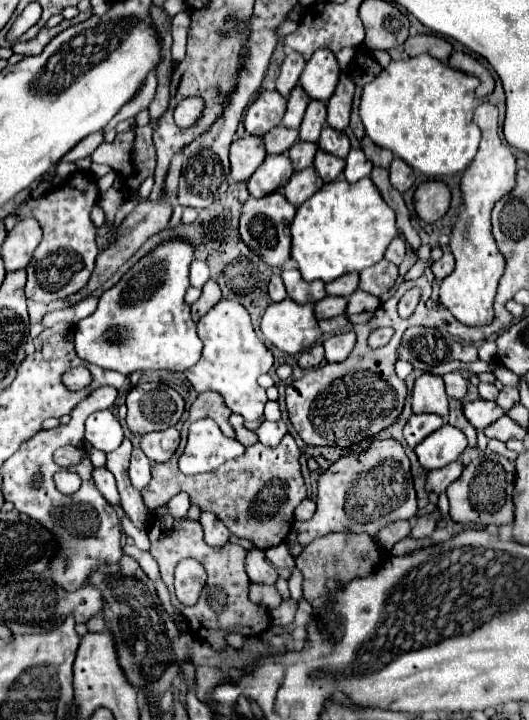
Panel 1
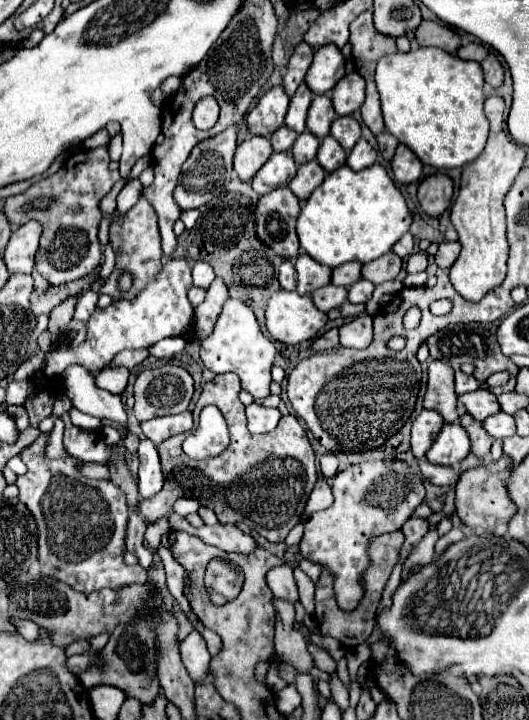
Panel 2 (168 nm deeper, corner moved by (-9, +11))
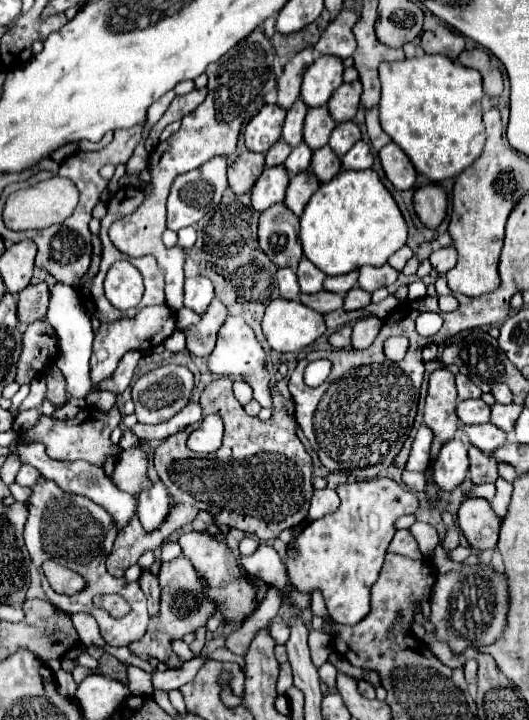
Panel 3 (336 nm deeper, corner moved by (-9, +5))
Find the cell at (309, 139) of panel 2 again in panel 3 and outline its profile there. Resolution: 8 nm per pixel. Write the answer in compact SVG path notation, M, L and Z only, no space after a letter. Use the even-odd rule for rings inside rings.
M301 142L297 148L291 150L291 154L289 154L289 158L285 160L283 166L285 166L291 174L299 174L299 172L303 172L303 170L309 168L311 156L313 156L313 152L309 150L309 146Z

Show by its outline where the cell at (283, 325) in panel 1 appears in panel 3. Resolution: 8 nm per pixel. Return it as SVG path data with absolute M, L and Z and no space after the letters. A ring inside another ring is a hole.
M283 298L269 302L261 328L269 346L277 352L297 352L315 342L327 329L319 312Z

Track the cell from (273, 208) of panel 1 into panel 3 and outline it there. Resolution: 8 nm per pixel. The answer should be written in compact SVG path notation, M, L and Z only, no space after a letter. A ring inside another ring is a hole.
M273 204L259 218L259 246L279 268L297 268L303 258L299 218L285 206Z

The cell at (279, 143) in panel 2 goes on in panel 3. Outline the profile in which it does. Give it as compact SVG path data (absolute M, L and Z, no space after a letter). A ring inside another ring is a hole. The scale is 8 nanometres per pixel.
M279 140L279 142L277 142L275 146L271 146L269 152L265 154L265 166L271 168L271 166L283 164L283 162L287 160L289 152L291 152L291 146L289 146L285 140Z

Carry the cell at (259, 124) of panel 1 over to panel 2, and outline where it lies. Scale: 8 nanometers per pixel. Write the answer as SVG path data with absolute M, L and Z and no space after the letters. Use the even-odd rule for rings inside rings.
M273 86L271 90L267 90L257 102L257 106L247 114L249 132L255 136L269 138L279 126L283 126L287 106L289 96L283 86Z

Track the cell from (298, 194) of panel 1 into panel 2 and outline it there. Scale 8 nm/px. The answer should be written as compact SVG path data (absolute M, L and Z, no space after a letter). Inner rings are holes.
M311 160L309 164L299 166L295 178L289 182L289 188L301 202L305 202L311 192L325 180L325 176L327 172L321 168L321 164L317 160Z

